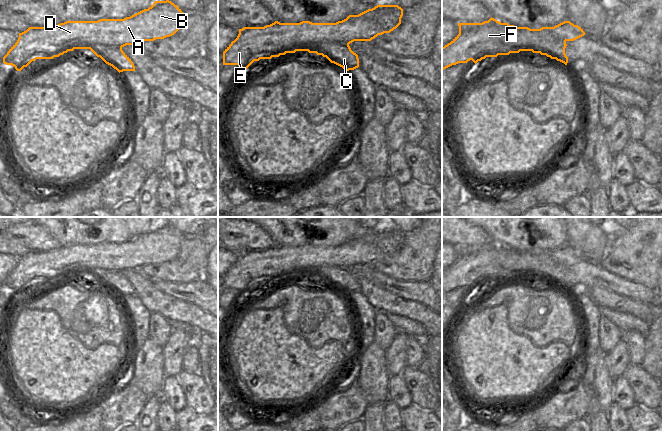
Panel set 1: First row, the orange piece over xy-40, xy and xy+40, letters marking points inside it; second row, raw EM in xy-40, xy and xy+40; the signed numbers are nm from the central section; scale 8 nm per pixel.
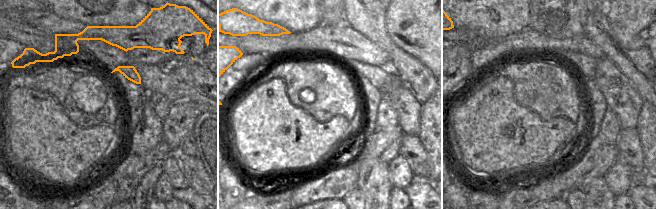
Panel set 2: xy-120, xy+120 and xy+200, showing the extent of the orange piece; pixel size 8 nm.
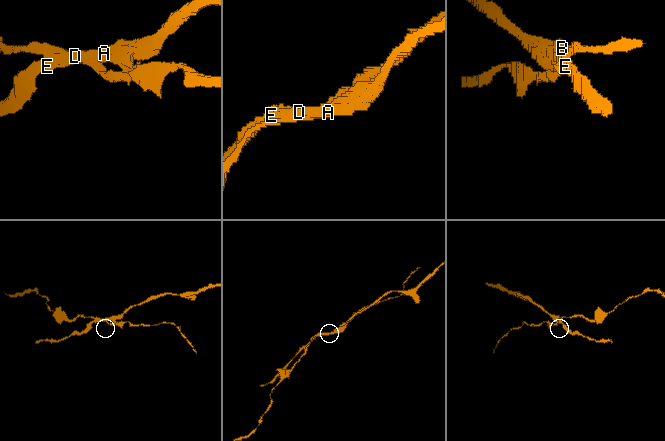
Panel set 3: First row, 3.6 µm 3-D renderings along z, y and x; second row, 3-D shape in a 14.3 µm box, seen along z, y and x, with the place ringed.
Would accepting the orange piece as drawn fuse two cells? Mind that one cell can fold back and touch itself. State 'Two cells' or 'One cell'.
Two cells.

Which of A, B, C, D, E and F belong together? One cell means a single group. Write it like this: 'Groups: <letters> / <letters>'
Groups: A B D E F / C.

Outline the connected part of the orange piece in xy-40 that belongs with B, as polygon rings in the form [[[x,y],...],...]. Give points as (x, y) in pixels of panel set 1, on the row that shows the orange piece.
[[[169,0],[155,1],[148,9],[144,9],[124,19],[100,19],[98,21],[66,21],[52,27],[29,27],[19,33],[17,42],[3,57],[3,63],[12,65],[21,71],[36,59],[53,59],[74,49],[90,49],[97,45],[124,47],[139,45],[144,41],[164,39],[179,30],[181,9]]]

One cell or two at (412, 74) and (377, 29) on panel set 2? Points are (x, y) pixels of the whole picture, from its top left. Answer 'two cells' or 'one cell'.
one cell

